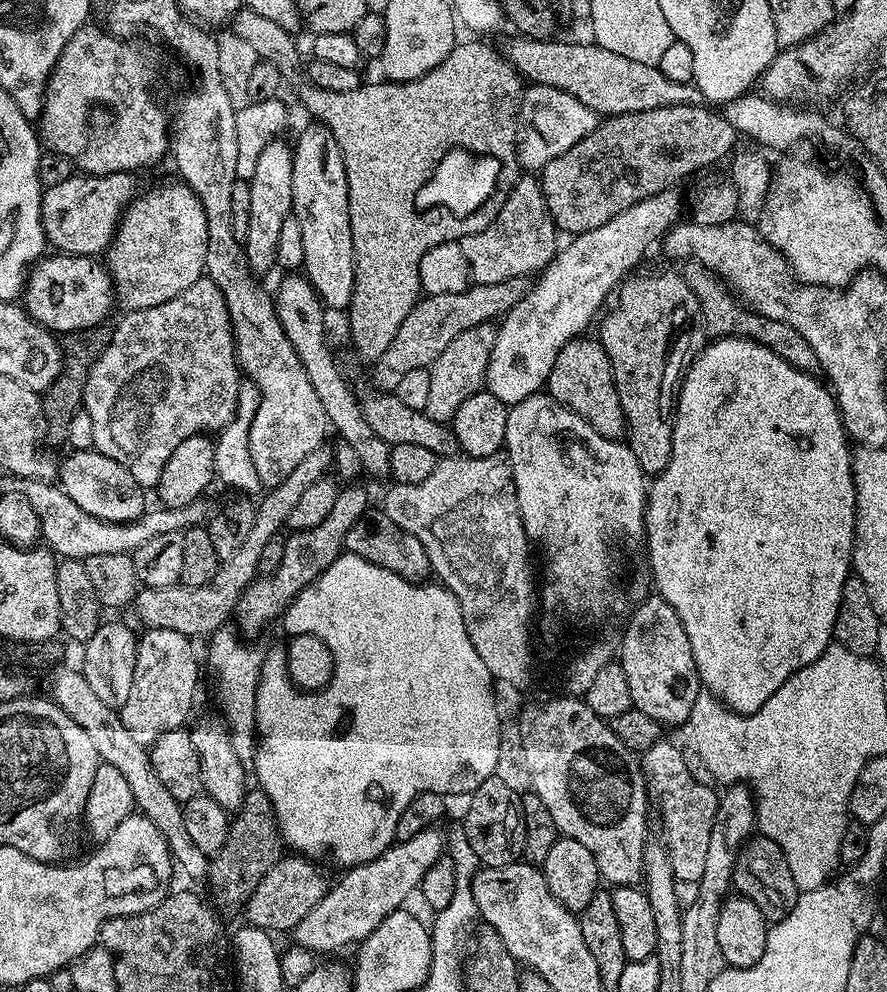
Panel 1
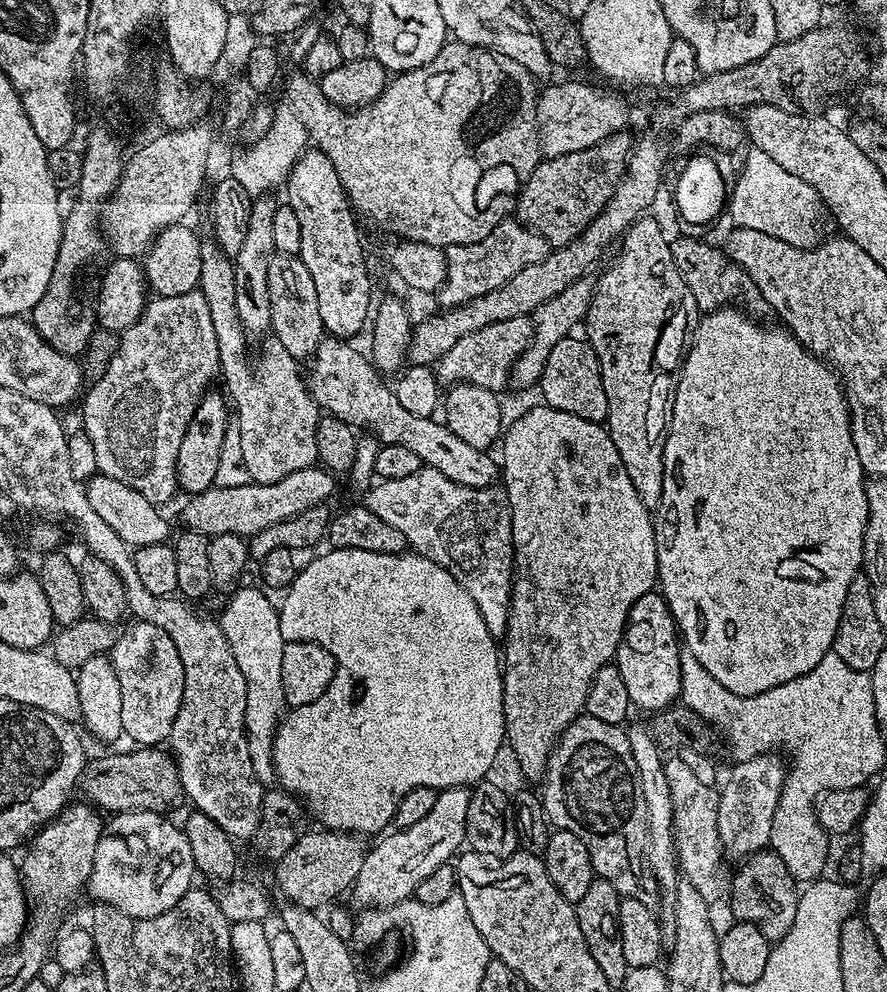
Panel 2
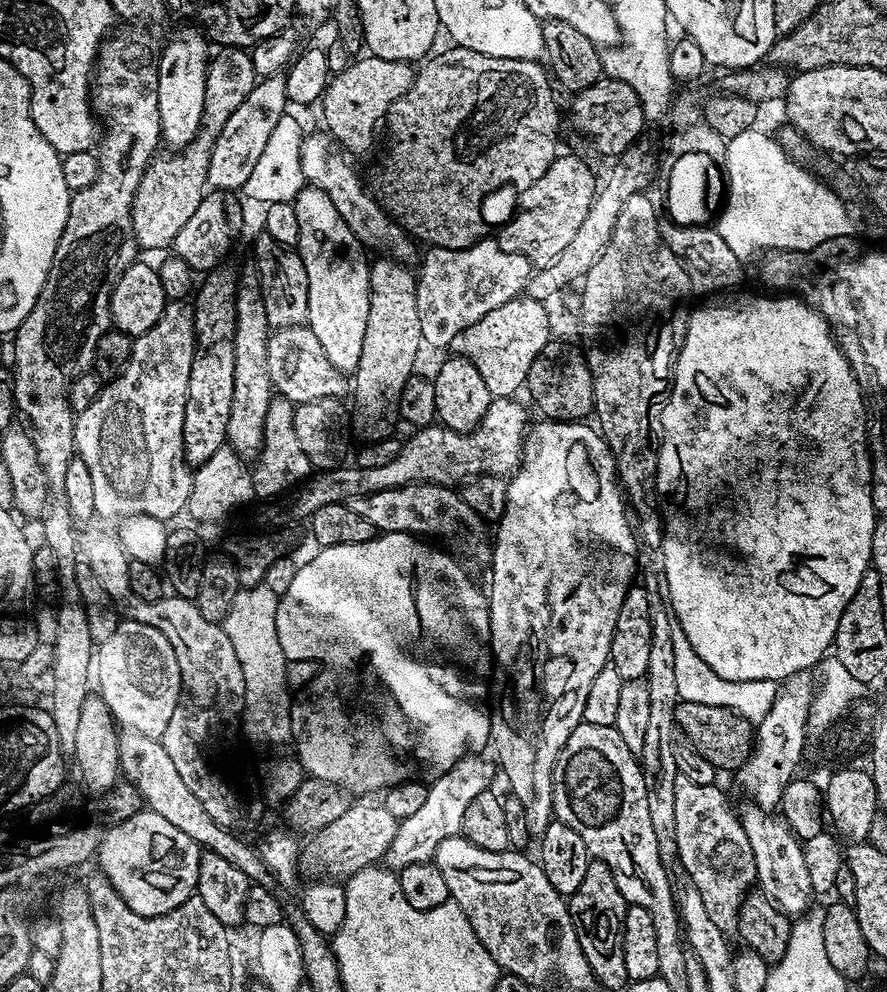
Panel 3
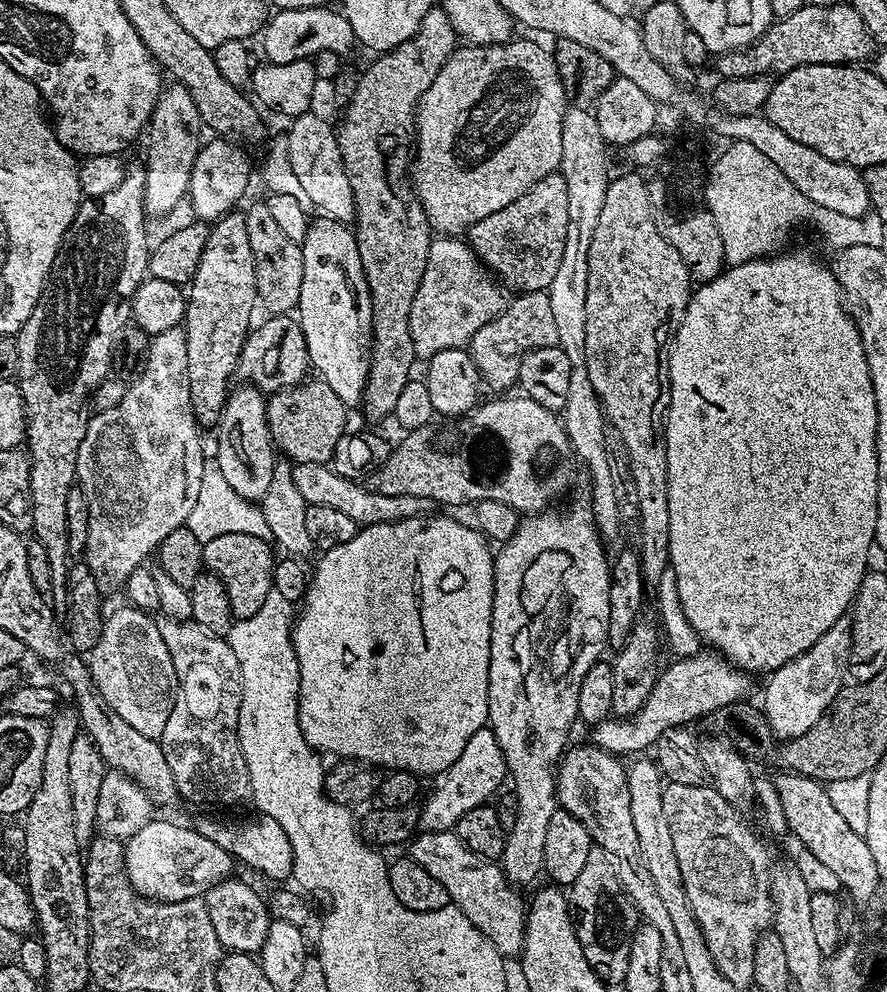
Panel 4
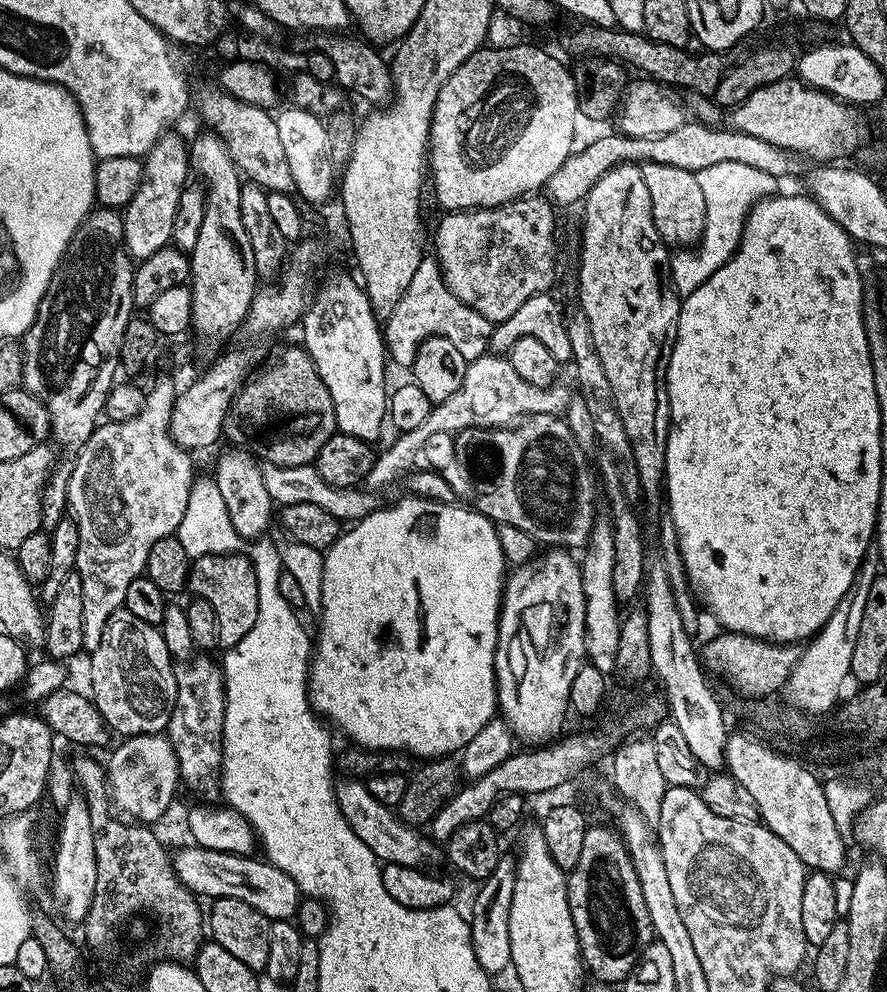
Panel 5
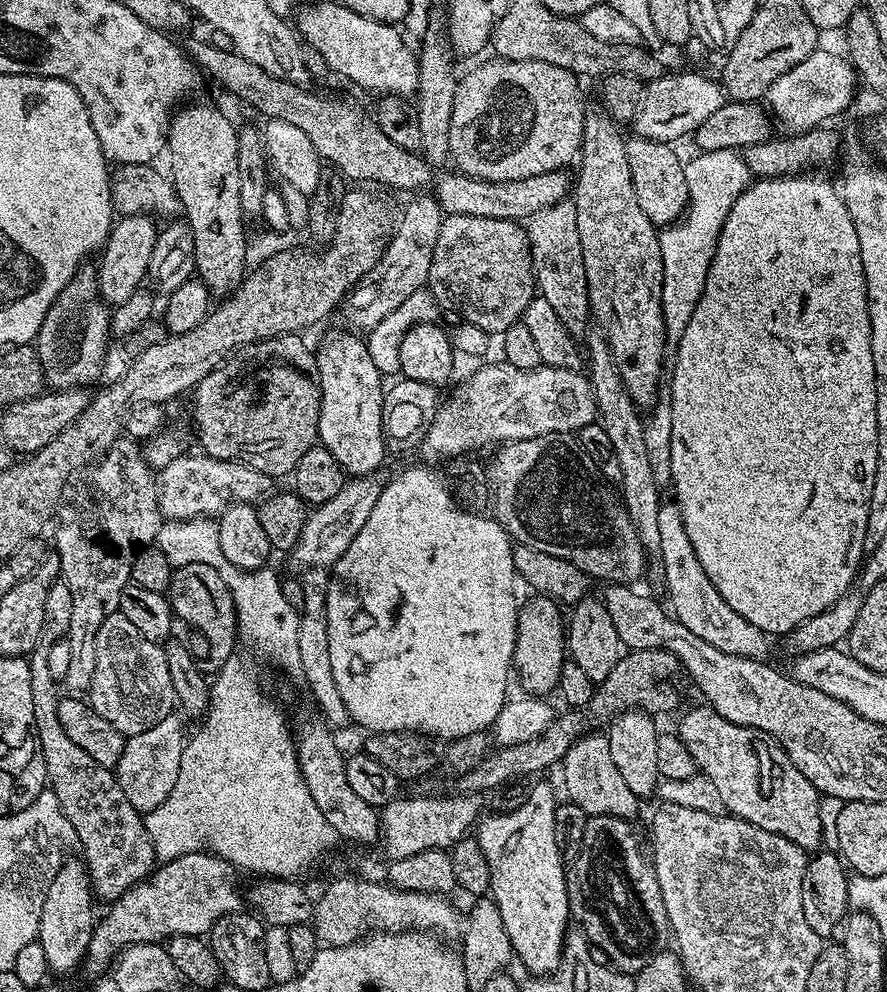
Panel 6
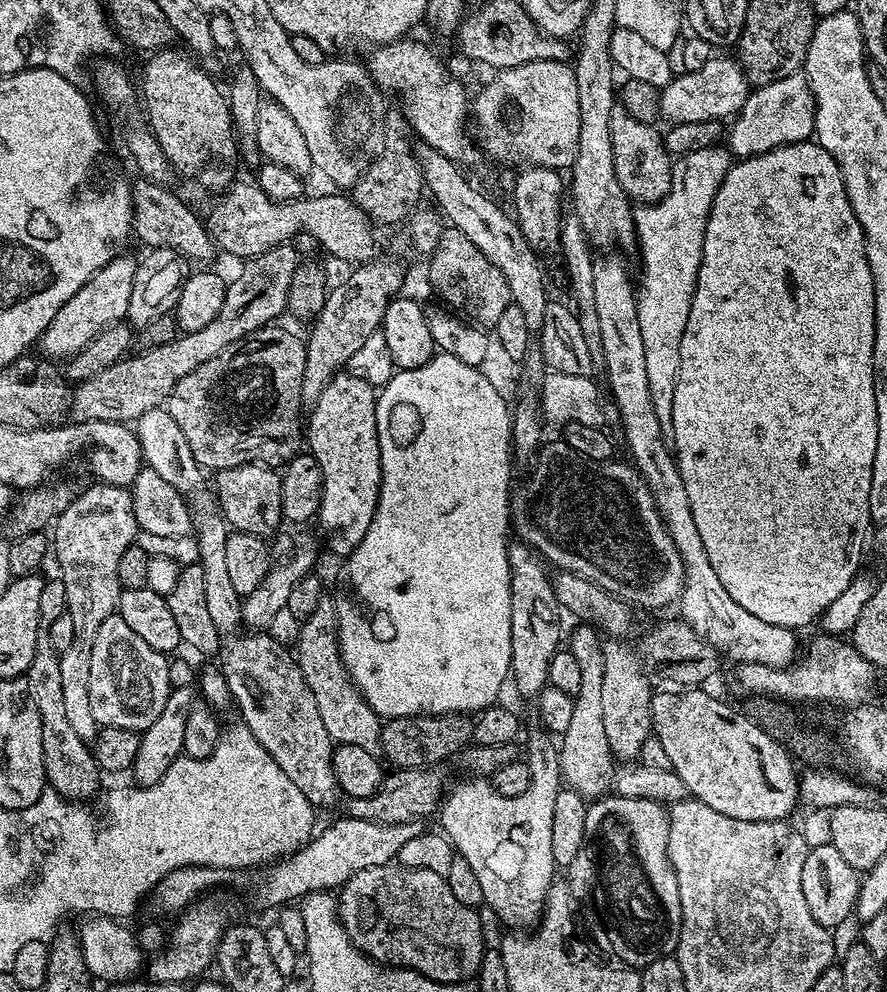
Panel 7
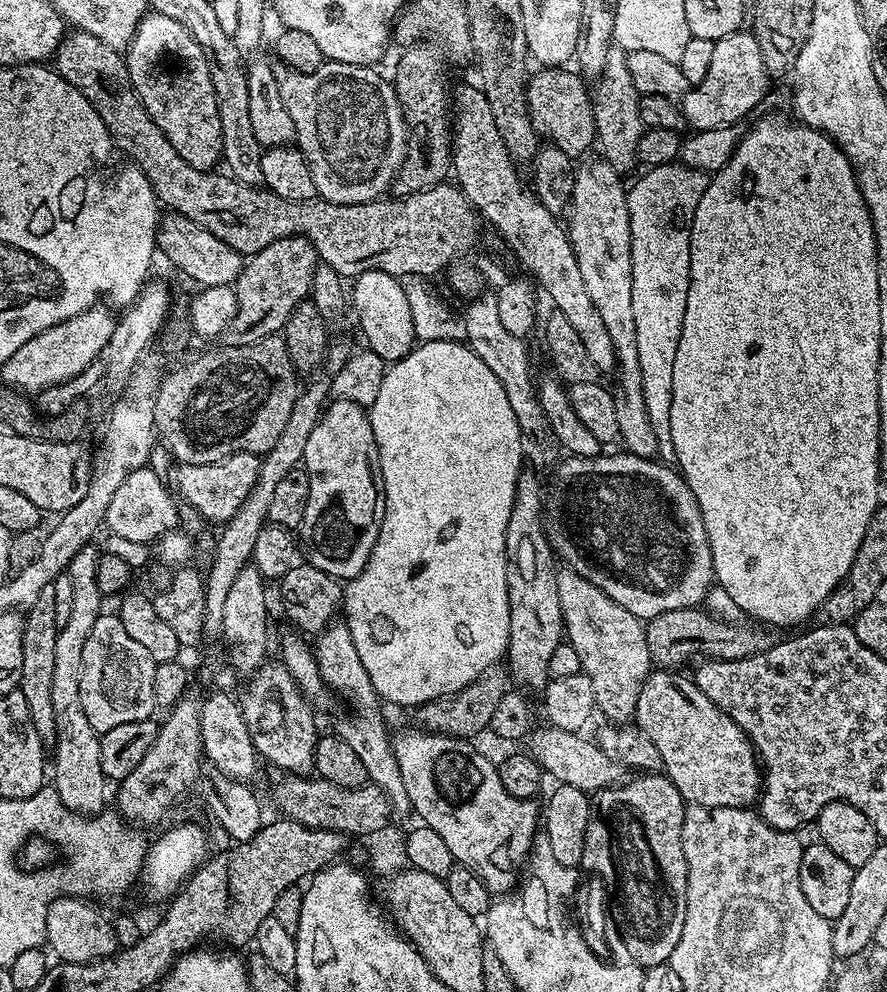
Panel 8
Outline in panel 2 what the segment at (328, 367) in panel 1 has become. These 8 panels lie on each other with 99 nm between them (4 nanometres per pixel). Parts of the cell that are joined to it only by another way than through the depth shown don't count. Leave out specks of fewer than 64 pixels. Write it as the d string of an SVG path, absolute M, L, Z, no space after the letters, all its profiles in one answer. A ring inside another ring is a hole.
M277 253L269 267L271 335L282 343L298 362L311 359L325 338L322 314L319 313L318 292L310 270L300 258Z

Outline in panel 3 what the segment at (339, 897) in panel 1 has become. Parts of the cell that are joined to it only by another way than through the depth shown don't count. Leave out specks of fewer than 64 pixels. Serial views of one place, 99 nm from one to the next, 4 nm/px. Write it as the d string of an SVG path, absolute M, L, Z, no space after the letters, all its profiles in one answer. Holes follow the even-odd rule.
M465 754L443 776L437 776L431 781L426 803L411 818L400 821L398 834L394 834L394 842L390 842L386 857L387 867L399 870L408 864L427 864L435 857L438 846L446 842L448 836L461 835L466 806L470 806L470 802L474 802L478 794L489 791L493 787L492 779L498 776L497 765L491 759L488 760L483 760L480 754Z

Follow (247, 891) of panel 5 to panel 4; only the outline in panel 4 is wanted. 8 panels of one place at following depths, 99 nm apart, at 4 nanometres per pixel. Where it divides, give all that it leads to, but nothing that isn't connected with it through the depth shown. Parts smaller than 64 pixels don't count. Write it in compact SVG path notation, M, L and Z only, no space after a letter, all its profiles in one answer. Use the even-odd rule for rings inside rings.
M154 818L142 830L128 837L124 844L124 873L130 878L134 890L146 900L160 900L164 904L181 904L183 900L203 897L218 882L233 875L234 859L215 842L210 842L195 827L175 824L172 820Z

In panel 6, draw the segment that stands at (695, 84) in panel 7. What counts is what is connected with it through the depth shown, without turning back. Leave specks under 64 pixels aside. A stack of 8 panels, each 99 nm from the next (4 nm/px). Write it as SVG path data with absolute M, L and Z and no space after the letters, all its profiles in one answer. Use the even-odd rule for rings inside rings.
M665 71L663 76L647 81L644 86L644 97L638 106L638 114L634 121L635 135L646 139L676 142L683 136L691 137L718 110L718 106L726 103L726 93L715 79L703 76L700 72Z

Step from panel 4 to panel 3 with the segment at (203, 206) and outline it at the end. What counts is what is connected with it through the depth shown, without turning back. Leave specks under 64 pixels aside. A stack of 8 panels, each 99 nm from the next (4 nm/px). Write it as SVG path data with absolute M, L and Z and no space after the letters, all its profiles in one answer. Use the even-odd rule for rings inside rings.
M283 75L263 77L254 91L246 94L242 106L238 106L238 110L234 110L230 118L226 118L226 126L222 126L214 142L208 170L208 182L213 189L243 189L244 183L258 163L258 158L262 156L262 150L266 148L266 142L274 133L278 120L289 111L289 108L290 101Z

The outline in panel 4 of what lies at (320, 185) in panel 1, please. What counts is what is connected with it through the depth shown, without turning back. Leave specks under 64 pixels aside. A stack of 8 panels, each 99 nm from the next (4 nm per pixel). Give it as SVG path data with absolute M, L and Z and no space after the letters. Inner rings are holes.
M316 218L309 223L302 252L302 288L298 307L300 329L306 338L308 362L315 375L347 406L359 405L370 370L372 299L358 254L355 231L338 220Z

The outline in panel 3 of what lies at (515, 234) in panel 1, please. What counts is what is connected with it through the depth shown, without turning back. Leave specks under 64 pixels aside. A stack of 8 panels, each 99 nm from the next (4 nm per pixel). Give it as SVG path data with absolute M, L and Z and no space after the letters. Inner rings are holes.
M490 236L475 242L470 247L429 247L426 251L428 251L426 256L424 258L422 256L420 260L422 266L418 268L415 306L418 308L418 318L422 327L421 341L427 347L430 345L447 349L467 326L472 326L492 310L504 306L506 302L521 295L534 270L524 255L502 251L499 241Z

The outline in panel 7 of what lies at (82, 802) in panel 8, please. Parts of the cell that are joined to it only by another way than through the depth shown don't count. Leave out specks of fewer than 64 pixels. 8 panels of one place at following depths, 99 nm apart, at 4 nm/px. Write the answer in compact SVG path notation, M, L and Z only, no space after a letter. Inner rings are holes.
M92 482L84 493L73 495L70 506L54 521L54 560L60 567L58 578L66 586L66 615L74 622L74 638L70 648L62 653L60 669L62 670L62 703L66 706L66 722L74 726L74 734L85 742L95 741L98 725L94 714L90 711L90 650L94 642L94 634L98 634L98 626L106 622L117 611L122 591L118 582L118 561L122 554L136 543L138 529L134 510L132 509L132 493L127 487Z

